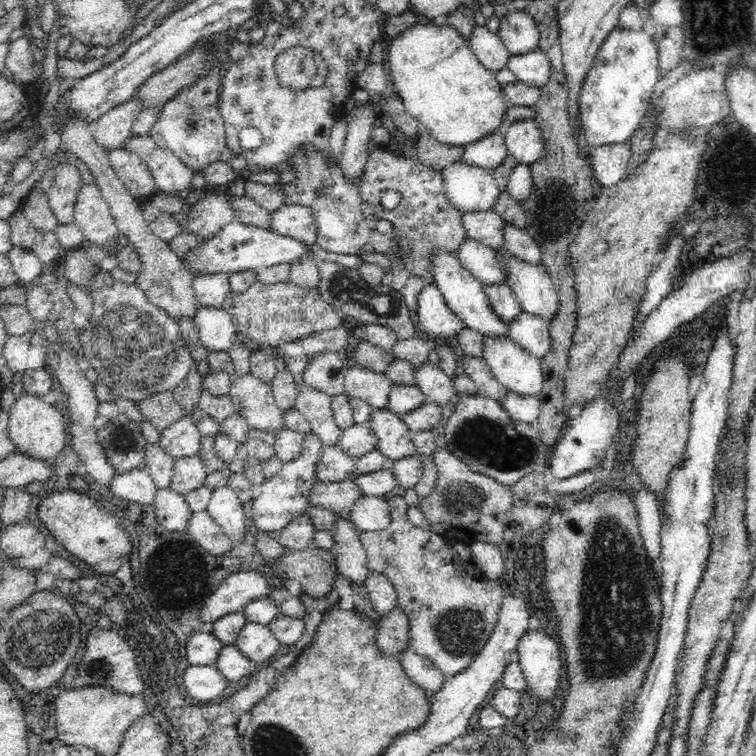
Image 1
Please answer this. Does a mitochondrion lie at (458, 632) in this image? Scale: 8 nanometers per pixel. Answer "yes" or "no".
yes

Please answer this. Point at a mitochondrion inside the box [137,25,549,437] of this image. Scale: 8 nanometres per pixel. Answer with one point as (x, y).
(344, 288)

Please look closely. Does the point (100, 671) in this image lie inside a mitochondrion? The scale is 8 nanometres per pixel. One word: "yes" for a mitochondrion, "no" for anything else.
yes

